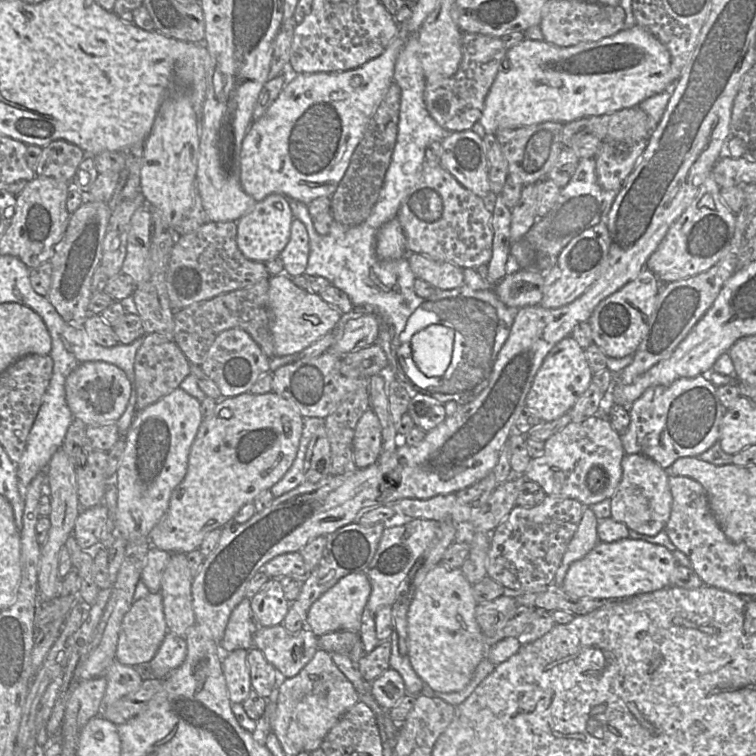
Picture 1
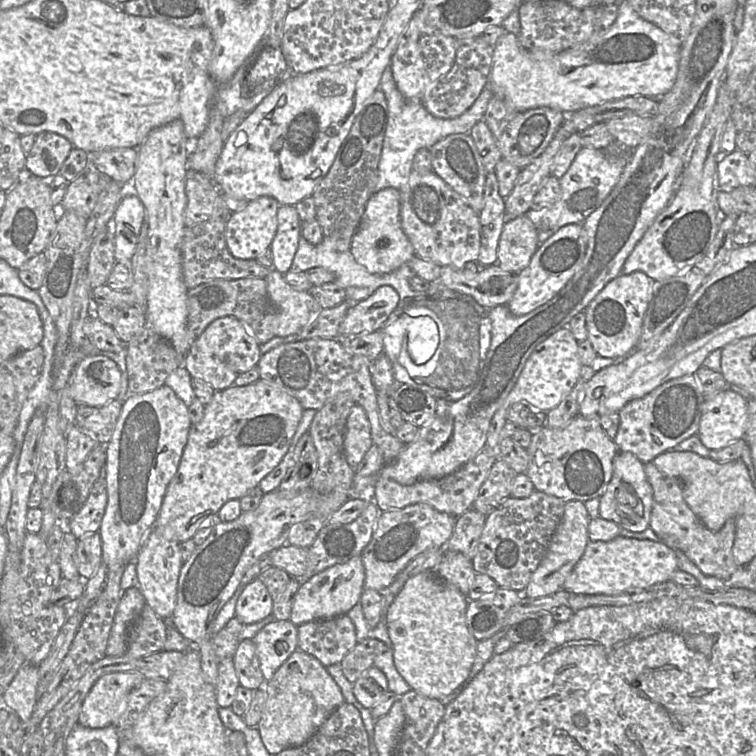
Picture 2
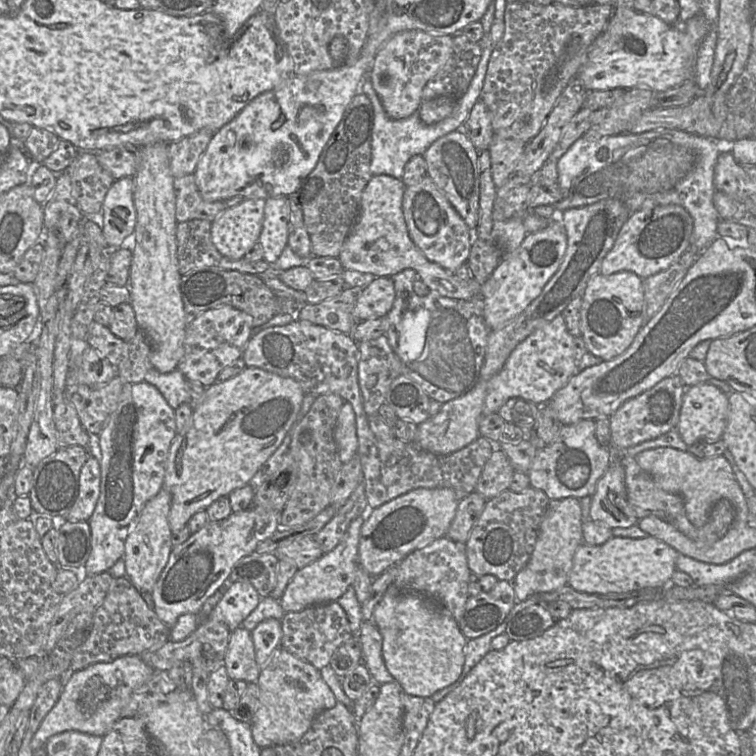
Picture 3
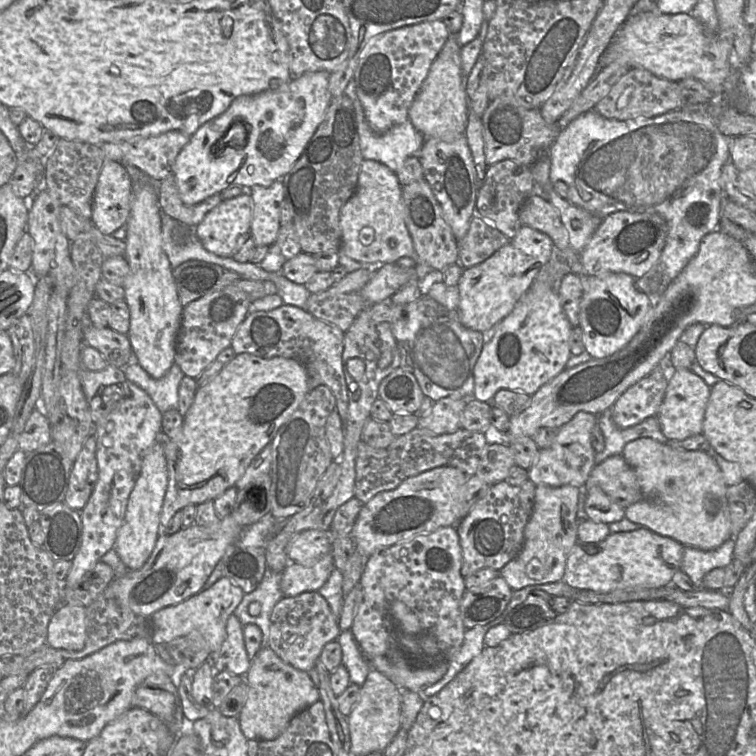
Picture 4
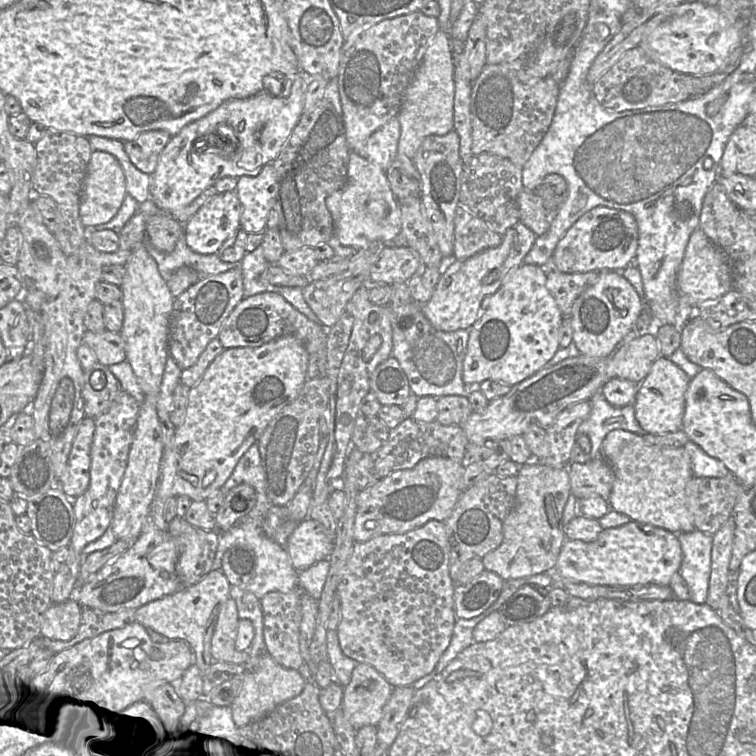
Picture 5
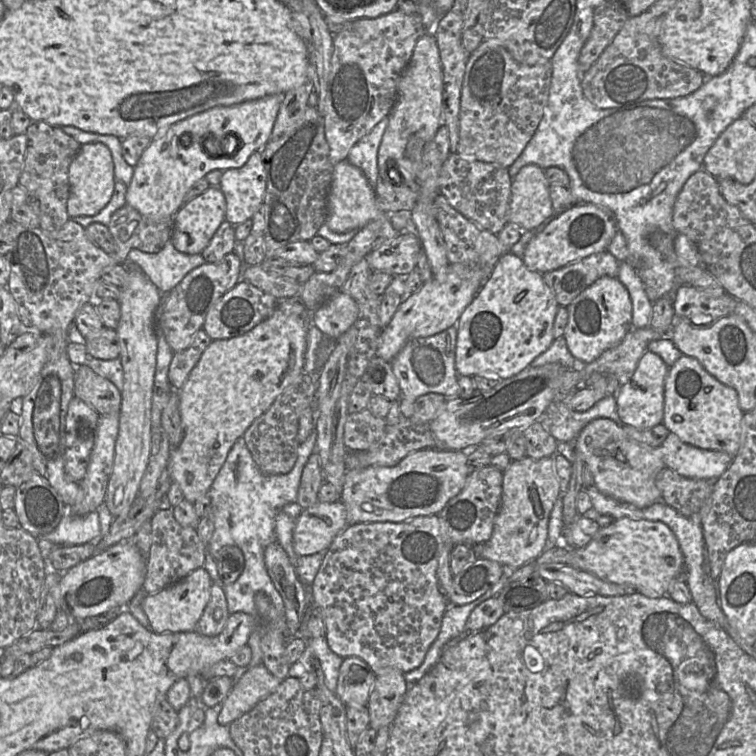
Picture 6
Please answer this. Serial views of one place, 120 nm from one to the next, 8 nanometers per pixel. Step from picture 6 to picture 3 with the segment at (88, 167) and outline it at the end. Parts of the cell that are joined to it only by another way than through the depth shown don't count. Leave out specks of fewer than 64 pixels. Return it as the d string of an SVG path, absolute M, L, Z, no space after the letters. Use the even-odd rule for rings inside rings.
M132 177L115 180L105 196L101 212L104 220L109 220L114 226L115 232L124 235L125 238L134 232L136 225L133 188ZM119 219L123 219L121 225L117 221Z

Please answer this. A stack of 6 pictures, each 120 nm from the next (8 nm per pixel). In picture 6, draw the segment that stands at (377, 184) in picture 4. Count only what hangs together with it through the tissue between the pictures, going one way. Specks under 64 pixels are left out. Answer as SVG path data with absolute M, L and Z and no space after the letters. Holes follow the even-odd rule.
M347 159L335 164L327 197L326 224L328 227L338 233L357 231L369 222L383 216L388 216L388 214L378 207L374 188L370 185L363 171Z

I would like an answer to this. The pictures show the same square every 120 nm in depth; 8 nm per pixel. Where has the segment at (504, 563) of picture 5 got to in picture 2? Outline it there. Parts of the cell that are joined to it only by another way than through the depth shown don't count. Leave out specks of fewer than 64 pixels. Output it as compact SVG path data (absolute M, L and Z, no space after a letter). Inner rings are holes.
M579 500L566 502L563 517L551 538L541 563L533 573L529 584L525 588L522 594L523 597L540 598L564 589L566 578L579 562L590 542L588 536L590 520L591 518L584 502Z

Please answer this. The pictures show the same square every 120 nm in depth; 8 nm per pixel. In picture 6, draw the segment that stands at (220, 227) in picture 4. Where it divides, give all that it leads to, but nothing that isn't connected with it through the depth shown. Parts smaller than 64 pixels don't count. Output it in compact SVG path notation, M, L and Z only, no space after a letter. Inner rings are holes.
M210 186L184 203L172 218L170 242L181 253L201 254L223 223L226 199L219 187Z

